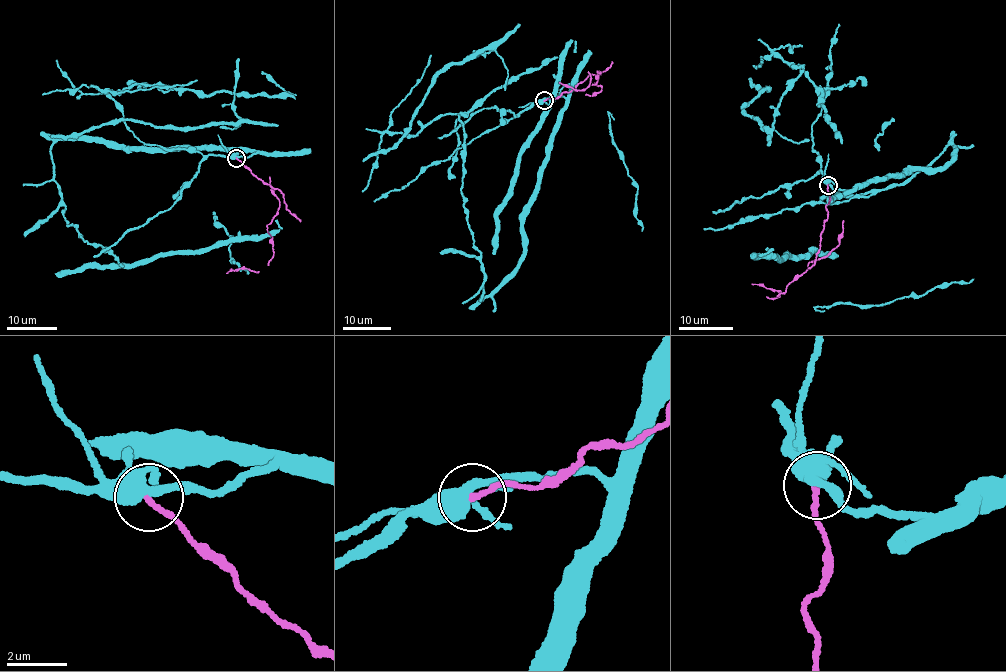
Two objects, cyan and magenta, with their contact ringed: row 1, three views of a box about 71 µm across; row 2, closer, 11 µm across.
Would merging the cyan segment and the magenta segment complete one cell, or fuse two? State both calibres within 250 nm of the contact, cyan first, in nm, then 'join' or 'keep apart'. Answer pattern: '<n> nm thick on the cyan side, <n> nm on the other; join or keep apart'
440 nm thick on the cyan side, 190 nm on the other; keep apart

